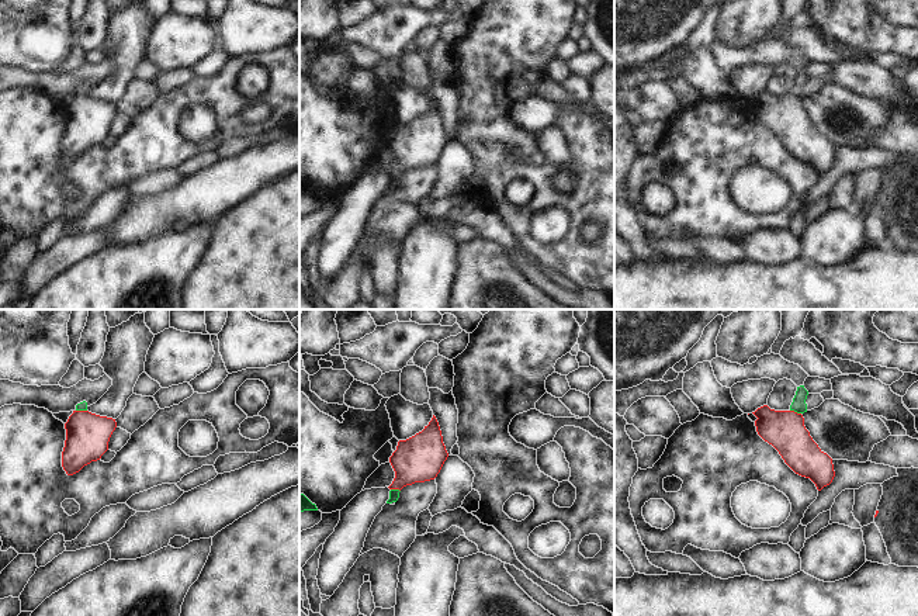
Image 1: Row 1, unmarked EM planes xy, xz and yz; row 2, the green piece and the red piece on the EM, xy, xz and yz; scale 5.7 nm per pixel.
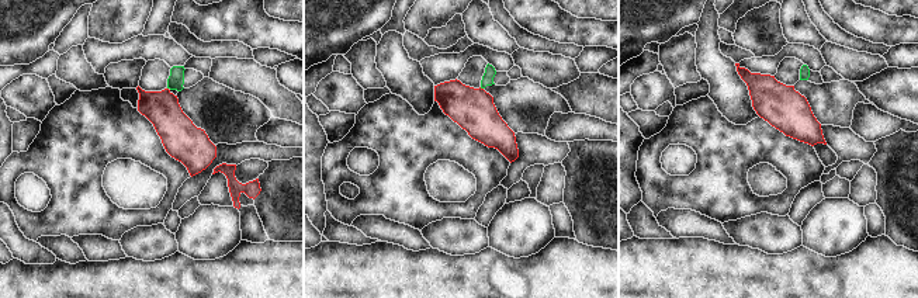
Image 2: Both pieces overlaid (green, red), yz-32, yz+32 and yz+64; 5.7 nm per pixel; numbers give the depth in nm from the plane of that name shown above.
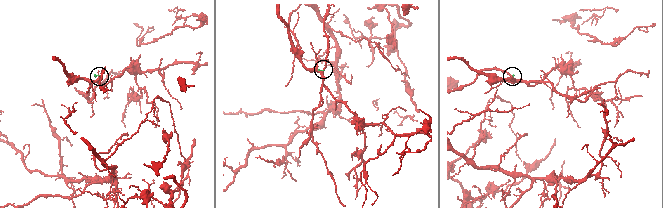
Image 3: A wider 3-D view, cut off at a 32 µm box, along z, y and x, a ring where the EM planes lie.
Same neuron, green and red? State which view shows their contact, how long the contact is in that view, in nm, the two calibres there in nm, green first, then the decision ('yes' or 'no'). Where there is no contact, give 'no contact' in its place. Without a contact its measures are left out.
meets green in yz; contact 70 nm long; 90 nm thick on the green side, 220 nm on the other; no

